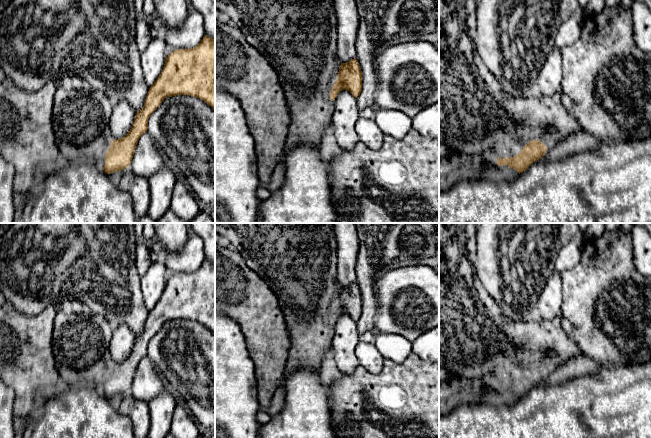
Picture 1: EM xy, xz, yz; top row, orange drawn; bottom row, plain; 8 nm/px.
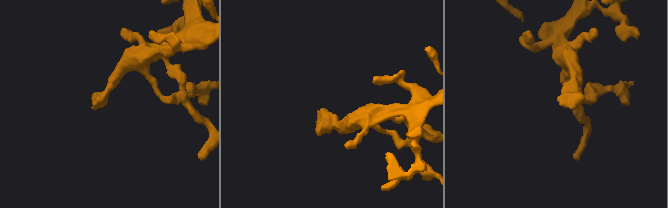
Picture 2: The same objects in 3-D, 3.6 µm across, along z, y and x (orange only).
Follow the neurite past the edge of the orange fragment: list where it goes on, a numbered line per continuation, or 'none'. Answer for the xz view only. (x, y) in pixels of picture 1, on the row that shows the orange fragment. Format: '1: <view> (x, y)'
1: xz (299, 38)

